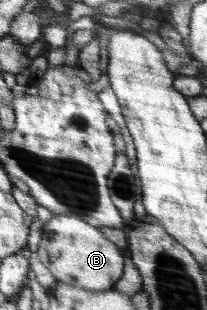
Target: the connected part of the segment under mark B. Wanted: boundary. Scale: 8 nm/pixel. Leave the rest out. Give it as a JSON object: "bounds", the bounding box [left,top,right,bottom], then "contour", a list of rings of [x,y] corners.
{"bounds":[39,214,123,291],"contour":[[[54,214],[43,226],[39,256],[58,282],[91,291],[110,290],[123,274],[123,256],[98,227],[77,214]]]}

